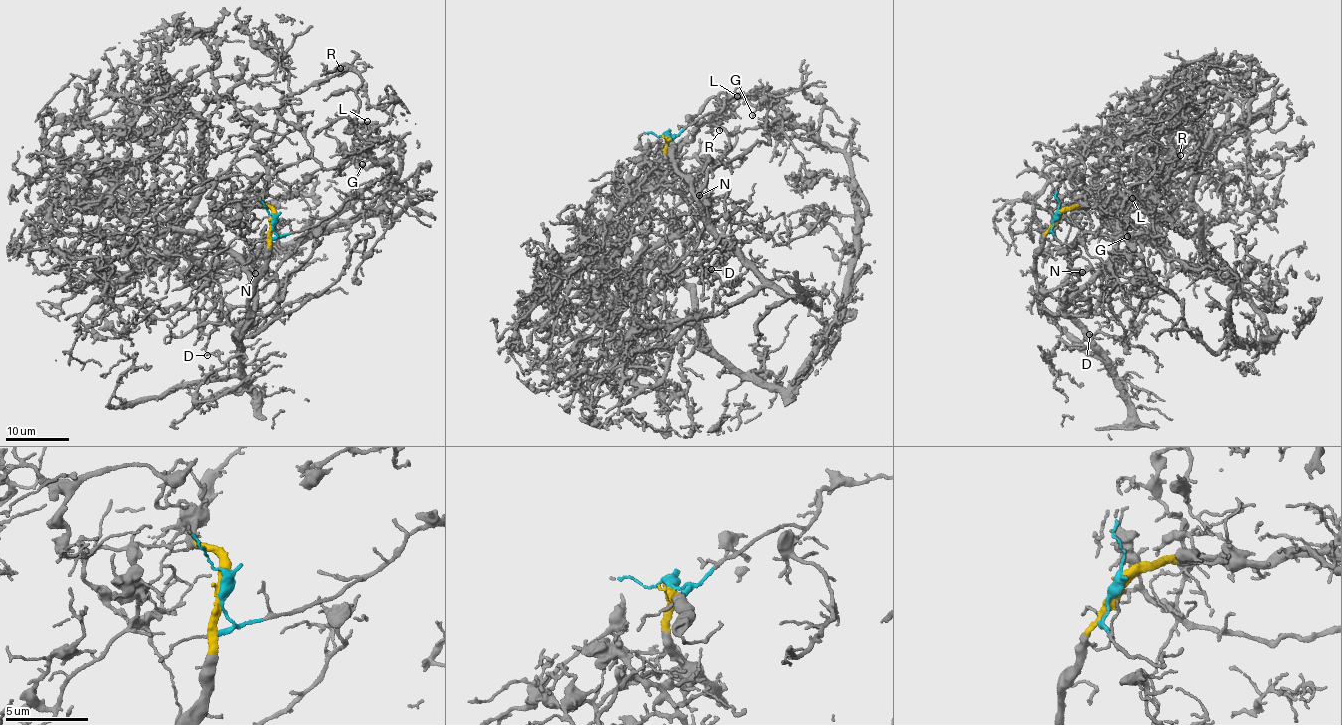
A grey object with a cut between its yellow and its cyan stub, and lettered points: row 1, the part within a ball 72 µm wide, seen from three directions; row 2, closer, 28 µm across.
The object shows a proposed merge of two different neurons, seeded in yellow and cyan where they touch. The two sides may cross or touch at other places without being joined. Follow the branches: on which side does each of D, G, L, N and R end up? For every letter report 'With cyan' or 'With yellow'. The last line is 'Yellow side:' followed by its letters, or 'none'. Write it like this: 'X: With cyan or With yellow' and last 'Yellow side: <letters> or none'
D: With yellow
G: With cyan
L: With cyan
N: With yellow
R: With cyan
Yellow side: D, N

